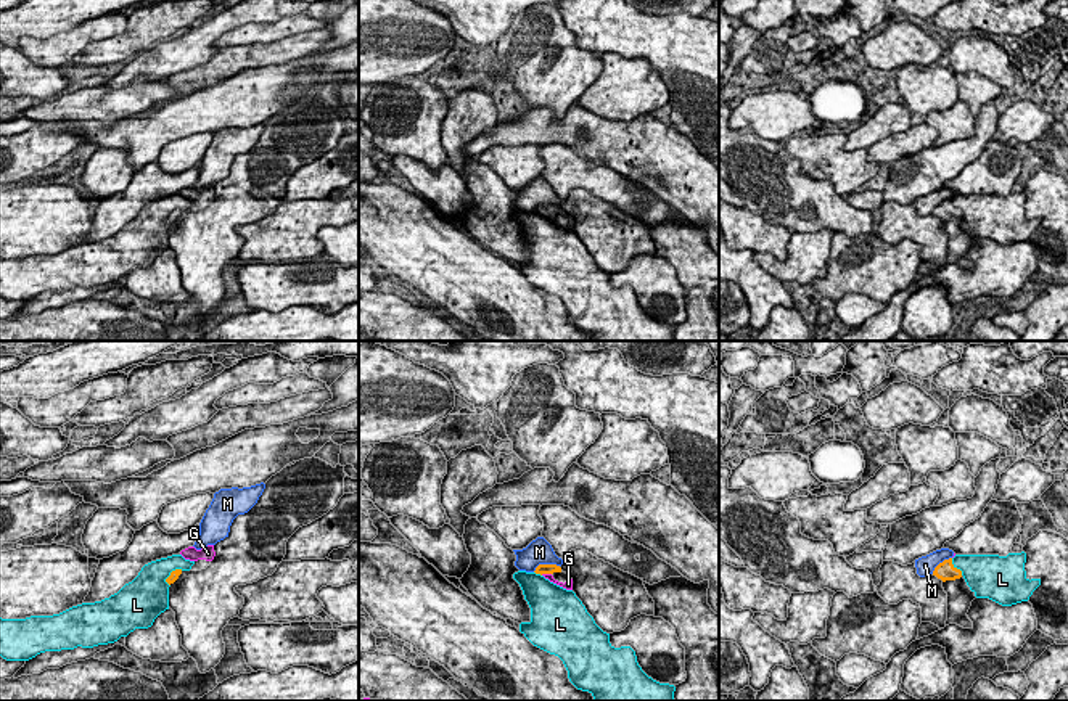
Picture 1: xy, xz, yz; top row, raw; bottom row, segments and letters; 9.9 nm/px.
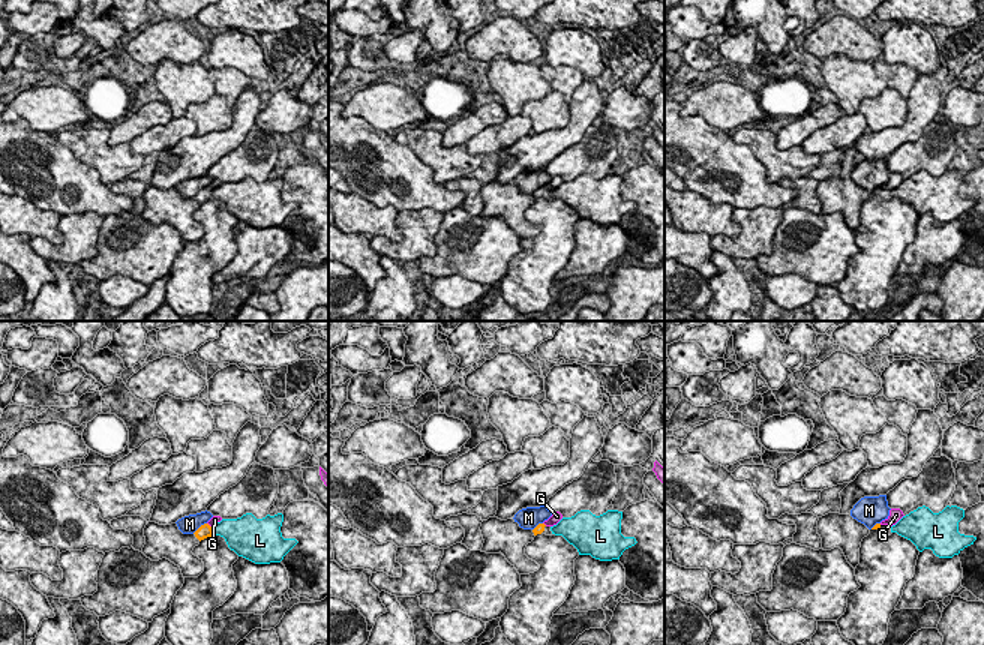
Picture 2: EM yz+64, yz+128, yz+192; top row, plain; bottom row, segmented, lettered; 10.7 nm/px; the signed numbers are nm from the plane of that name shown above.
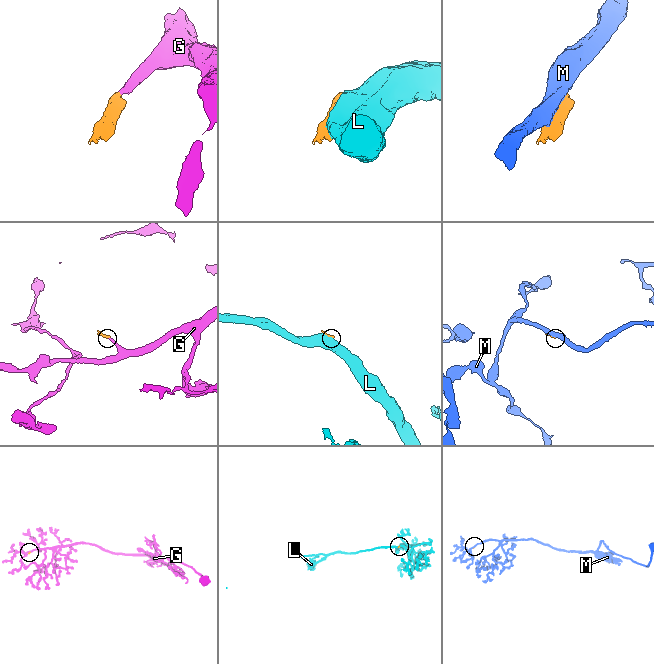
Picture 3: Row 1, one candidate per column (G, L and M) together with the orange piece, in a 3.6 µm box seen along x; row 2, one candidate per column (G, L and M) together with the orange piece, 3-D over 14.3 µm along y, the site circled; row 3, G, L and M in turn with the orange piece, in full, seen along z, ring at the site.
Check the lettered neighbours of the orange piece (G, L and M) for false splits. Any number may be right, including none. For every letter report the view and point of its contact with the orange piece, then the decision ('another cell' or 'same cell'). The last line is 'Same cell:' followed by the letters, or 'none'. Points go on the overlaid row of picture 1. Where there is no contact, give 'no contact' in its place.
G: contact xz (546, 573); same cell
L: contact yz (956, 568); another cell
M: contact xz (546, 565); another cell
Same cell: G

